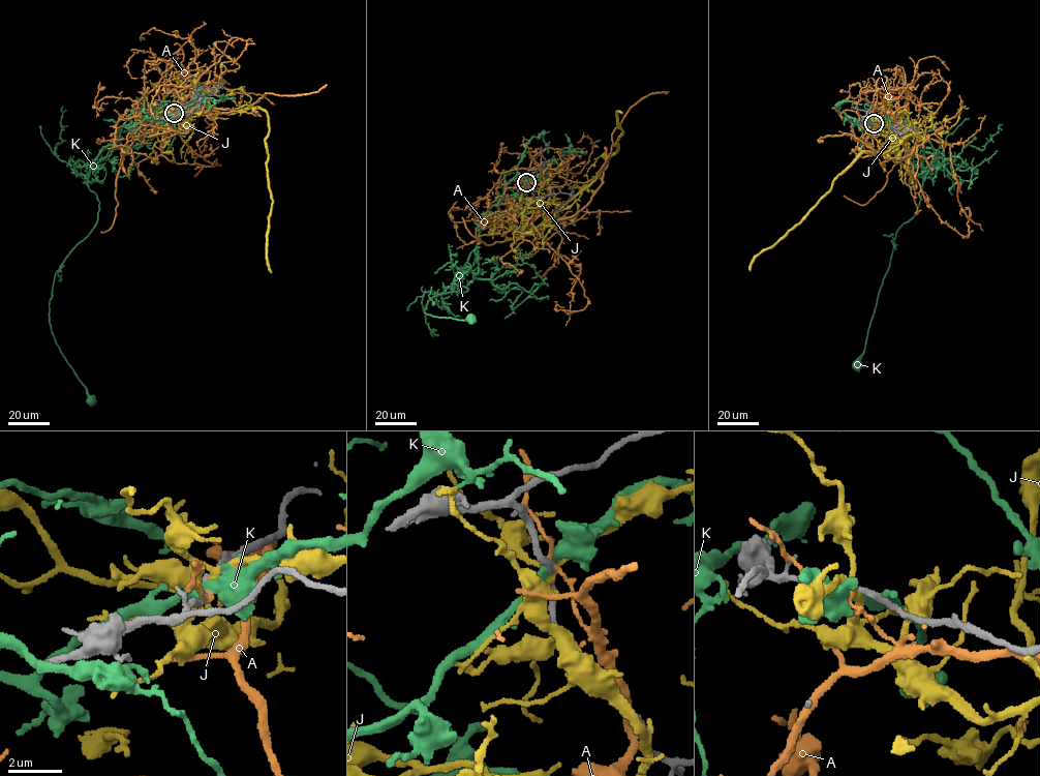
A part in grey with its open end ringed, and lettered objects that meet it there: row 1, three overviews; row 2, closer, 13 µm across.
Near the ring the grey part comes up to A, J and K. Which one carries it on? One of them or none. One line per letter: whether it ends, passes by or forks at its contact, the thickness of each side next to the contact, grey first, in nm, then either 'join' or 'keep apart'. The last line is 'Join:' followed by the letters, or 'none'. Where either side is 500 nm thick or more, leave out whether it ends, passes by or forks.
A: it passes by; 200 nm thick on the grey side, 120 nm on the other; keep apart
J: it forks there; 220 nm thick on the grey side, 220 nm on the other; keep apart
K: it passes by; 220 nm thick on the grey side, 400 nm on the other; keep apart
Join: none

